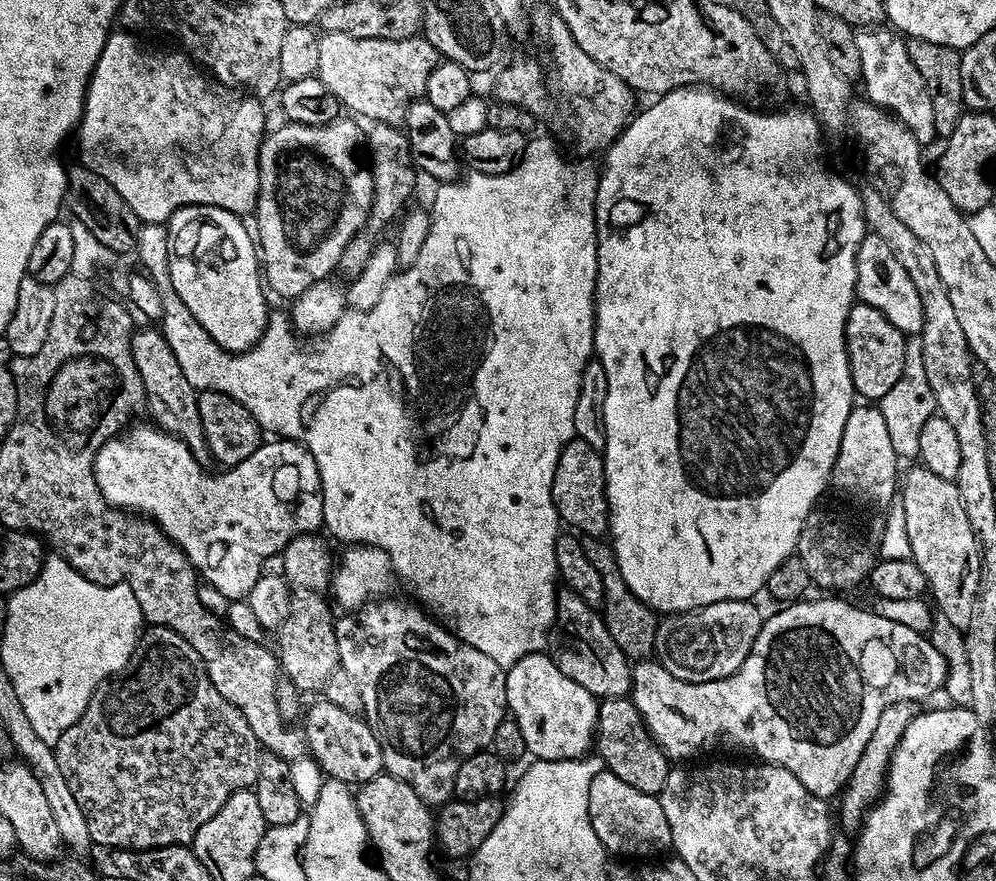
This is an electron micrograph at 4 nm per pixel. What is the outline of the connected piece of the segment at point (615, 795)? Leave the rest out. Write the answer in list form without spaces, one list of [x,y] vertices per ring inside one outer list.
[[[602,768],[590,782],[589,811],[594,832],[609,853],[648,858],[651,857],[648,855],[668,850],[672,845],[670,826],[659,797],[627,785],[608,769]]]

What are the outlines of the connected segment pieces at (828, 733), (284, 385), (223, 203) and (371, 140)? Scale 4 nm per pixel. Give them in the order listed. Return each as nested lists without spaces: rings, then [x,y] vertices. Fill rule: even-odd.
[[[804,598],[799,602],[789,603],[787,606],[781,607],[784,608],[781,612],[776,612],[771,617],[770,615],[765,619],[764,625],[760,628],[760,633],[758,634],[758,638],[754,642],[754,646],[750,650],[750,654],[746,658],[746,662],[742,662],[742,666],[736,671],[732,676],[728,676],[724,680],[711,680],[710,682],[698,682],[695,684],[694,682],[686,682],[682,678],[674,678],[674,674],[670,674],[670,670],[666,670],[663,668],[659,662],[655,659],[649,658],[647,660],[641,660],[639,662],[633,663],[631,665],[632,669],[632,690],[630,693],[630,699],[632,705],[639,710],[640,717],[644,720],[644,725],[648,728],[648,733],[656,739],[656,744],[658,747],[662,749],[664,755],[668,757],[669,761],[672,762],[692,762],[695,756],[700,756],[703,754],[707,748],[716,748],[719,744],[733,744],[736,748],[748,748],[752,747],[753,757],[759,758],[765,764],[777,764],[778,766],[782,766],[786,770],[790,770],[790,774],[794,774],[794,778],[798,778],[798,782],[802,782],[802,786],[806,786],[806,790],[810,790],[810,794],[814,794],[815,796],[821,798],[832,798],[837,794],[842,793],[844,791],[845,785],[847,785],[848,779],[851,777],[851,772],[854,770],[854,766],[858,763],[858,758],[862,755],[862,750],[866,747],[866,742],[870,739],[870,734],[874,731],[874,726],[878,723],[878,718],[882,715],[882,710],[886,710],[886,706],[894,706],[898,702],[921,702],[920,700],[924,700],[927,696],[932,696],[937,691],[938,693],[943,689],[945,684],[945,680],[947,678],[947,662],[943,660],[942,654],[938,652],[931,644],[929,637],[925,635],[923,632],[915,632],[909,626],[904,626],[900,622],[894,622],[889,620],[888,618],[880,617],[878,613],[873,610],[869,610],[868,608],[859,608],[856,604],[847,604],[844,600],[812,600],[813,598]]]
[[[536,134],[525,143],[524,150],[520,154],[516,165],[506,174],[482,174],[481,172],[469,171],[468,177],[457,178],[451,183],[441,183],[436,189],[436,197],[430,203],[430,211],[432,214],[432,225],[430,226],[430,234],[426,234],[426,242],[422,246],[422,254],[418,254],[418,258],[406,269],[397,271],[396,275],[390,278],[390,282],[386,282],[386,286],[382,290],[382,298],[375,306],[369,308],[366,312],[357,312],[355,310],[345,310],[342,318],[338,318],[336,325],[330,331],[317,335],[316,340],[312,344],[312,348],[300,348],[297,333],[292,327],[292,321],[289,313],[273,311],[268,318],[268,325],[264,328],[262,338],[257,342],[255,348],[251,348],[248,352],[228,352],[222,346],[218,346],[218,342],[214,342],[214,338],[210,338],[210,334],[206,334],[206,330],[202,328],[198,322],[198,318],[194,318],[194,314],[190,312],[182,302],[182,298],[177,298],[172,302],[172,316],[164,316],[164,307],[162,306],[161,295],[158,294],[157,286],[145,273],[138,272],[132,275],[128,280],[128,294],[130,300],[123,301],[124,309],[130,316],[133,327],[147,327],[150,320],[148,318],[162,319],[162,331],[166,342],[170,342],[170,350],[174,350],[174,358],[178,358],[178,366],[182,366],[182,374],[186,374],[186,382],[190,382],[190,386],[197,390],[211,390],[221,392],[230,398],[234,398],[242,406],[246,406],[246,410],[250,410],[250,414],[259,422],[261,429],[265,433],[275,434],[277,437],[285,440],[295,440],[311,454],[314,462],[318,466],[318,474],[320,475],[320,505],[324,508],[324,523],[323,527],[328,528],[327,535],[329,537],[337,536],[340,540],[345,540],[345,545],[353,544],[368,544],[372,548],[381,548],[382,551],[388,553],[388,562],[392,566],[392,571],[397,577],[400,576],[416,591],[415,599],[421,605],[427,606],[433,613],[441,612],[444,616],[449,616],[452,619],[451,627],[454,629],[455,635],[461,640],[465,640],[470,646],[474,646],[474,650],[482,650],[482,654],[486,654],[486,658],[494,658],[494,662],[498,662],[501,668],[507,670],[511,668],[514,662],[518,662],[520,658],[530,654],[531,652],[544,652],[548,647],[548,631],[554,628],[556,624],[556,593],[558,591],[558,573],[556,571],[556,537],[562,528],[562,521],[556,507],[554,506],[554,498],[552,497],[552,483],[554,482],[554,470],[558,458],[562,454],[562,450],[576,436],[574,430],[574,406],[578,406],[578,390],[582,382],[582,370],[586,370],[588,361],[594,356],[594,326],[596,325],[596,271],[598,270],[598,262],[596,261],[596,182],[598,179],[597,173],[587,172],[584,168],[572,169],[570,165],[564,161],[564,156],[560,153],[560,148],[548,136],[540,136]]]
[[[116,30],[109,35],[102,46],[102,54],[88,80],[88,93],[84,96],[84,115],[80,117],[78,136],[80,132],[80,160],[81,165],[87,166],[93,172],[106,178],[118,194],[134,210],[134,214],[145,224],[164,224],[173,214],[186,204],[205,204],[218,206],[237,214],[251,213],[256,207],[256,195],[260,189],[260,145],[264,143],[266,127],[264,128],[264,108],[259,99],[232,100],[232,96],[225,85],[209,78],[207,75],[195,76],[192,73],[194,61],[183,51],[155,52],[152,48],[143,48],[135,40],[133,33],[128,30]]]
[[[379,122],[373,123],[369,128],[372,129],[369,132],[367,129],[366,132],[366,160],[372,169],[374,194],[372,195],[370,214],[368,215],[368,221],[364,224],[364,229],[356,233],[356,237],[352,239],[350,246],[346,246],[346,250],[342,250],[338,272],[348,282],[356,280],[358,274],[362,274],[362,266],[366,266],[366,258],[370,258],[373,249],[378,246],[376,235],[392,219],[395,221],[397,216],[405,209],[405,206],[409,203],[407,200],[411,198],[412,191],[416,188],[416,176],[418,177],[418,169],[412,161],[405,129],[395,124],[381,124]]]

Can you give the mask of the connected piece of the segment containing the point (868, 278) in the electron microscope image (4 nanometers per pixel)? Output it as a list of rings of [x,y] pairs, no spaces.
[[[871,234],[865,235],[864,241],[856,255],[856,294],[861,304],[874,306],[874,310],[882,310],[886,318],[905,337],[920,334],[922,330],[922,298],[918,298],[918,289],[910,282],[910,274],[894,258],[894,250],[882,242],[882,238]]]

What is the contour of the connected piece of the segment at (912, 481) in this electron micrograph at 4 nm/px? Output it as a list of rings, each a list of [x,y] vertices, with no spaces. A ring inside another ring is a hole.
[[[915,466],[908,473],[903,473],[902,487],[898,492],[898,501],[906,514],[906,537],[909,538],[911,560],[926,574],[928,592],[936,599],[935,607],[940,609],[954,626],[967,629],[970,614],[974,614],[974,602],[980,585],[980,544],[976,541],[974,530],[970,526],[970,518],[966,518],[966,510],[962,506],[962,498],[958,494],[955,483],[946,478],[938,478],[934,470],[923,466]]]

